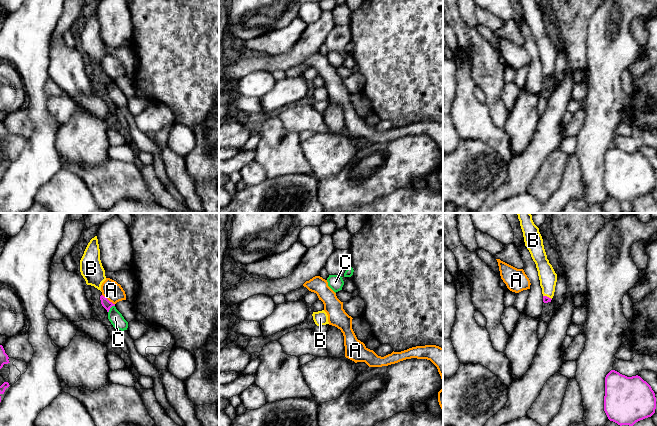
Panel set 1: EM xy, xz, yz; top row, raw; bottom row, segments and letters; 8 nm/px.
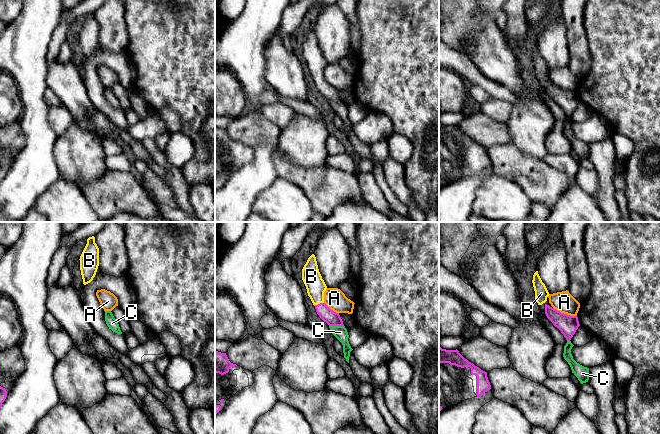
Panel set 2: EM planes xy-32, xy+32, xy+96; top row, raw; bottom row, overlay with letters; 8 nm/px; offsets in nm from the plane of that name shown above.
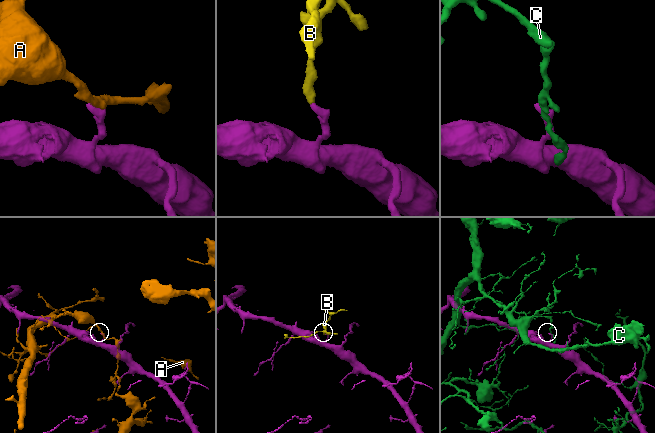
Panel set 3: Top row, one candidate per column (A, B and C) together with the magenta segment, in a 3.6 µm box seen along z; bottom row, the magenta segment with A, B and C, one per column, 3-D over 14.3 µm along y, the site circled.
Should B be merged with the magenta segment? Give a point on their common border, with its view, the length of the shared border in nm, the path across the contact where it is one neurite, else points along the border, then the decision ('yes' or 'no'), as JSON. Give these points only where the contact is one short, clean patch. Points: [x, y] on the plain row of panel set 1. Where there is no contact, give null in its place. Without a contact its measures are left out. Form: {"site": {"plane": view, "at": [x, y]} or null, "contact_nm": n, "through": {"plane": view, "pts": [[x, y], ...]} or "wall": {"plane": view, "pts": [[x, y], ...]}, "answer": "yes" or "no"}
{"site": {"plane": "yz", "at": [546, 72]}, "contact_nm": 80, "through": {"plane": "yz", "pts": [[546, 75], [546, 72], [547, 52]]}, "answer": "yes"}

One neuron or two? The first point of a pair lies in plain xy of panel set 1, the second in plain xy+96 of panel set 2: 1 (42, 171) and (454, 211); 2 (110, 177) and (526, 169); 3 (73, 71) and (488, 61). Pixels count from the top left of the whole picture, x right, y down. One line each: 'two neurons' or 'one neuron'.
1: one neuron
2: one neuron
3: one neuron

